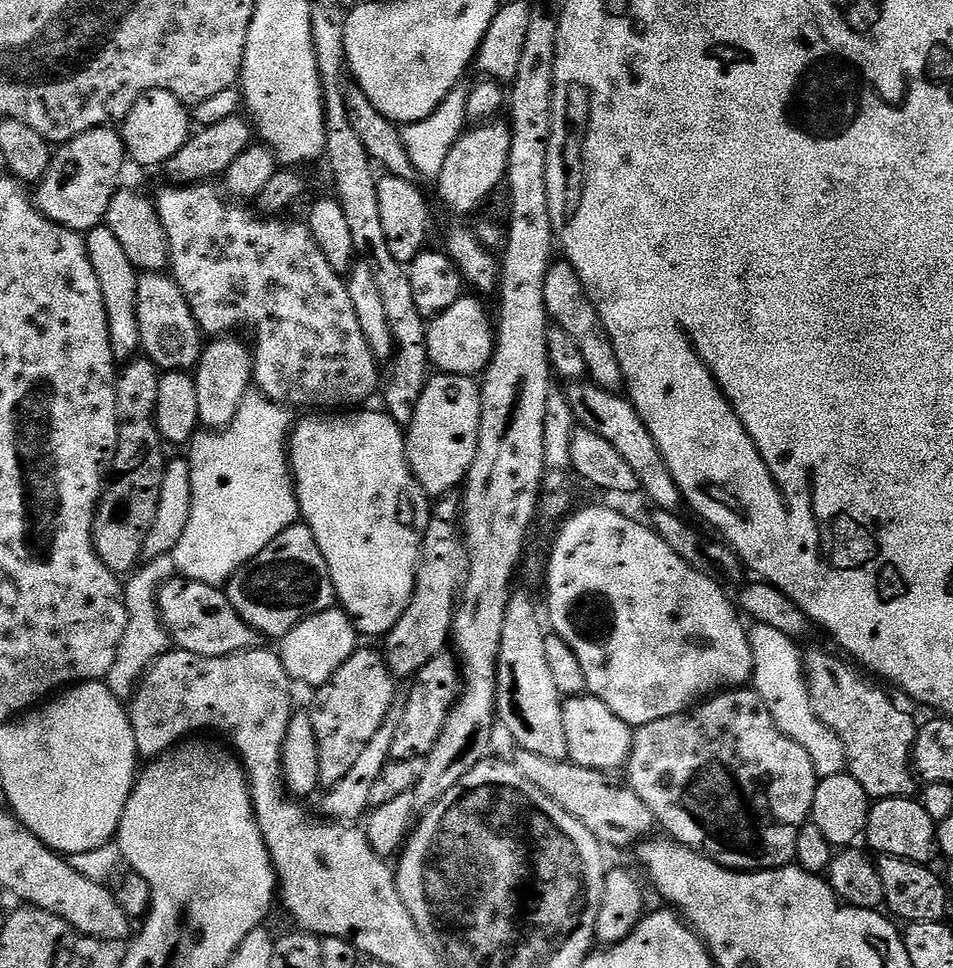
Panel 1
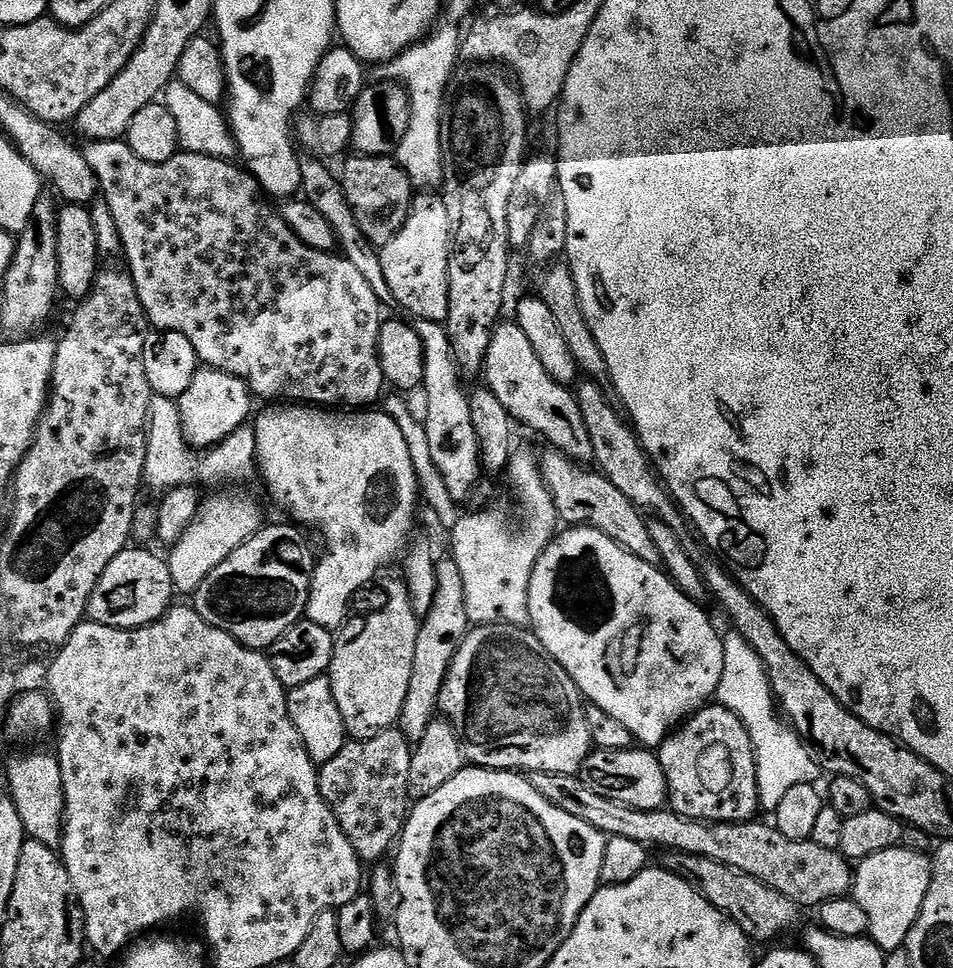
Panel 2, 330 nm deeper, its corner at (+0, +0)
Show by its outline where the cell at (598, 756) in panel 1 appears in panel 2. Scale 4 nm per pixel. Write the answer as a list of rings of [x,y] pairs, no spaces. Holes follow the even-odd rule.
[[[633,746],[626,750],[602,750],[596,748],[584,759],[584,765],[578,773],[580,780],[614,802],[628,804],[643,812],[658,810],[668,804],[668,783],[666,774],[660,765],[660,757],[655,751]]]

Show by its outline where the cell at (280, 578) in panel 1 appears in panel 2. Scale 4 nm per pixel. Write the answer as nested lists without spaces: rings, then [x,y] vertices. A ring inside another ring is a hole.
[[[272,524],[261,527],[251,538],[238,550],[234,550],[214,569],[198,586],[194,594],[194,607],[196,613],[210,626],[218,630],[226,630],[239,644],[246,645],[247,648],[257,650],[268,650],[286,630],[290,630],[294,625],[305,619],[308,611],[308,591],[312,585],[309,573],[299,572],[296,568],[291,568],[286,561],[280,560],[276,553],[276,548],[288,548],[299,538],[301,529],[288,524]]]

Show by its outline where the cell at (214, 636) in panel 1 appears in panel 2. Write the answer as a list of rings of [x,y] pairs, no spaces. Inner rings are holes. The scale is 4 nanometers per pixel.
[[[129,546],[106,566],[94,594],[90,594],[87,619],[94,624],[111,628],[145,628],[148,624],[158,622],[173,607],[174,589],[168,561],[163,555],[155,556],[144,548]]]

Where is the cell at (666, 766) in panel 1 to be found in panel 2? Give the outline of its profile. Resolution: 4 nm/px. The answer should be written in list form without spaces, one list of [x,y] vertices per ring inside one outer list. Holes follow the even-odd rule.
[[[701,708],[664,739],[658,755],[668,783],[668,804],[671,811],[679,816],[685,816],[687,820],[703,820],[709,824],[734,824],[751,821],[755,817],[752,815],[761,811],[754,746],[742,718],[738,718],[738,714],[729,708]]]

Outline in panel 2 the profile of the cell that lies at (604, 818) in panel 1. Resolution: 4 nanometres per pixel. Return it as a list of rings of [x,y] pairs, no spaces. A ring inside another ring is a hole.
[[[668,852],[665,857],[662,867],[690,882],[690,886],[694,886],[694,890],[698,890],[698,894],[702,894],[706,902],[726,913],[747,934],[749,941],[776,940],[783,932],[788,932],[795,926],[796,912],[798,913],[795,902],[786,898],[786,894],[778,894],[778,890],[770,890],[770,886],[758,882],[758,878],[750,878],[737,868],[714,862],[714,858],[687,856],[681,852]]]

